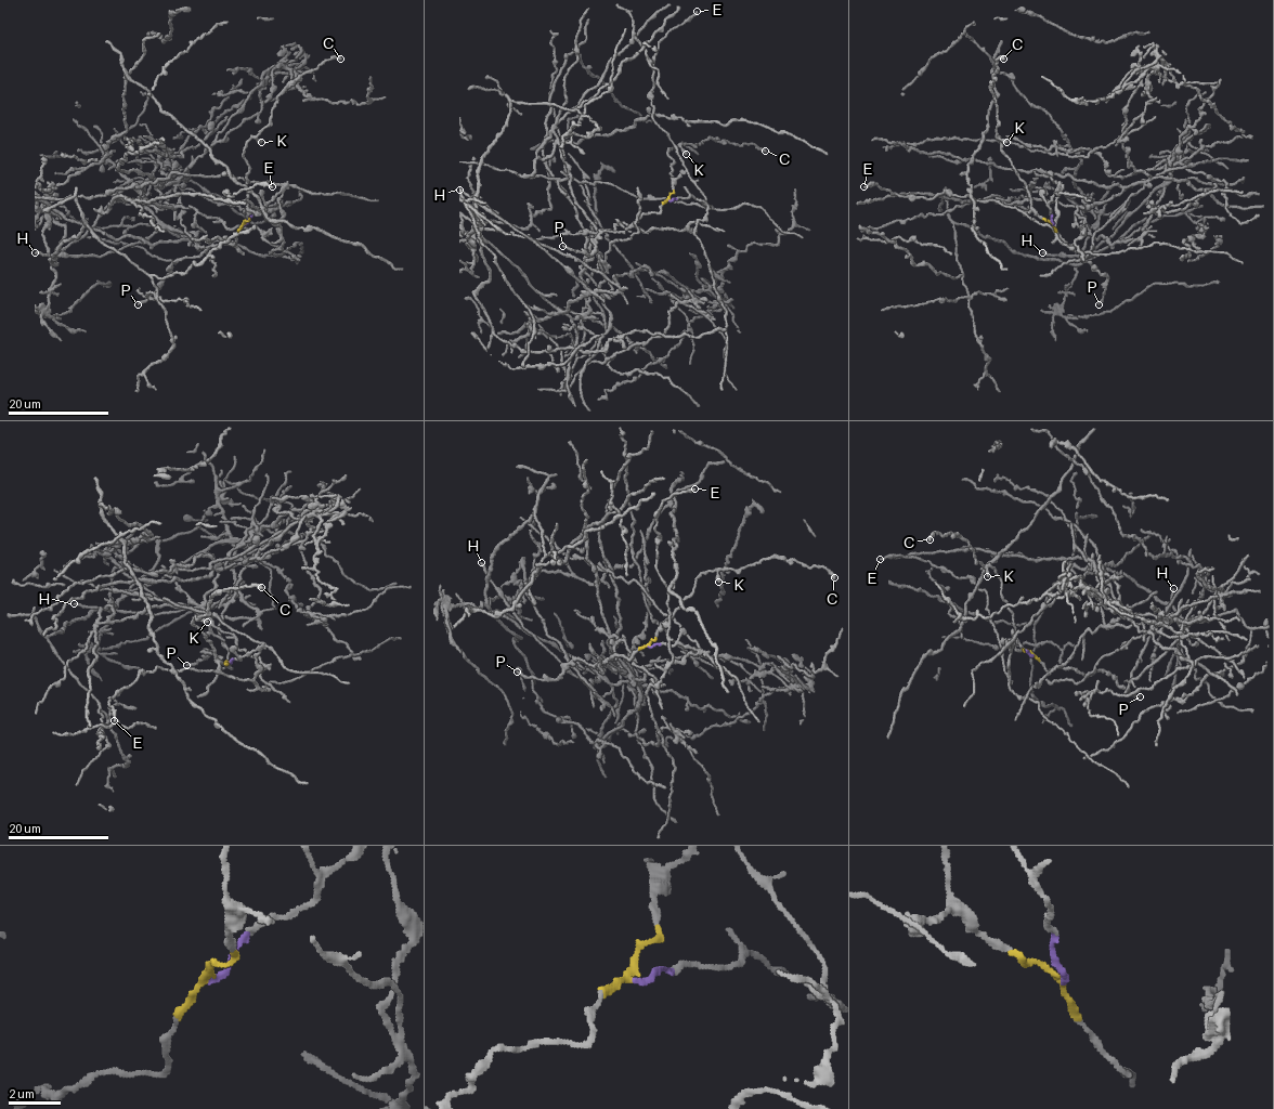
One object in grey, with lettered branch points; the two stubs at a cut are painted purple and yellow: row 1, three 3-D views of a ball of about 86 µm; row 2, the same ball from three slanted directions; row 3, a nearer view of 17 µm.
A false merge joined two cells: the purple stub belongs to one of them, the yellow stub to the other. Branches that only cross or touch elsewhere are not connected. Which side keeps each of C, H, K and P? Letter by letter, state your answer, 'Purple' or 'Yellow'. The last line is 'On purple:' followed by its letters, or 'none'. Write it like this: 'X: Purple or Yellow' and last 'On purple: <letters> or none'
C: Yellow
H: Purple
K: Yellow
P: Yellow
On purple: H

